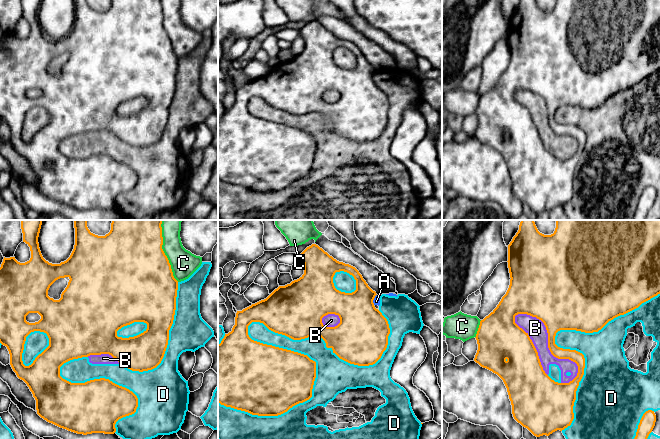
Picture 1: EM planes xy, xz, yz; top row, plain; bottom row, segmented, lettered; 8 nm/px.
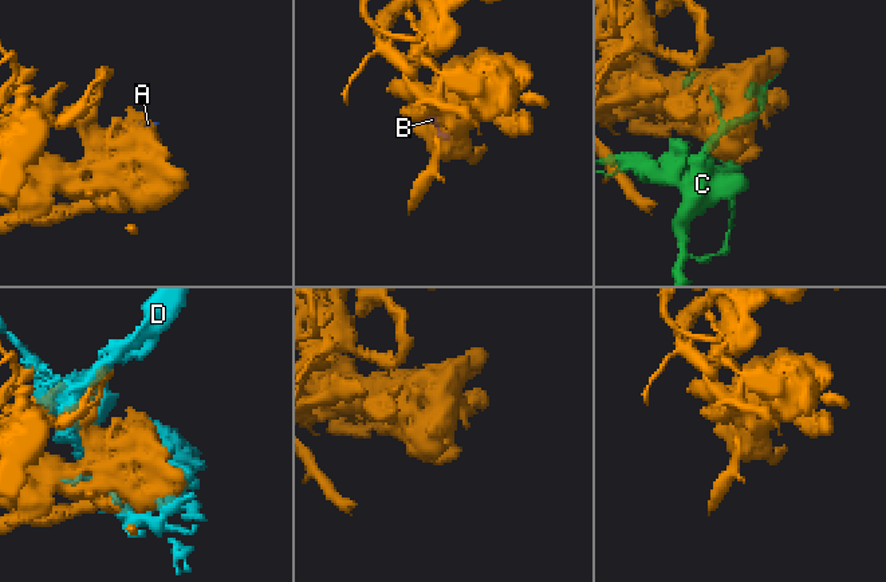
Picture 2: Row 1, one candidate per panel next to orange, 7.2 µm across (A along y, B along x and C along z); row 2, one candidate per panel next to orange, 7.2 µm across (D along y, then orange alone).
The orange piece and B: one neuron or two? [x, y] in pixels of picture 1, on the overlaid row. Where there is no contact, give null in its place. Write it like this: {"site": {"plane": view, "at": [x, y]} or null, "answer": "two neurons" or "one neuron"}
{"site": {"plane": "yz", "at": [548, 346]}, "answer": "two neurons"}

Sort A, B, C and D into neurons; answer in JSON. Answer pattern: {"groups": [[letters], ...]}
{"groups": [["A", "B", "D"], ["C"]]}

